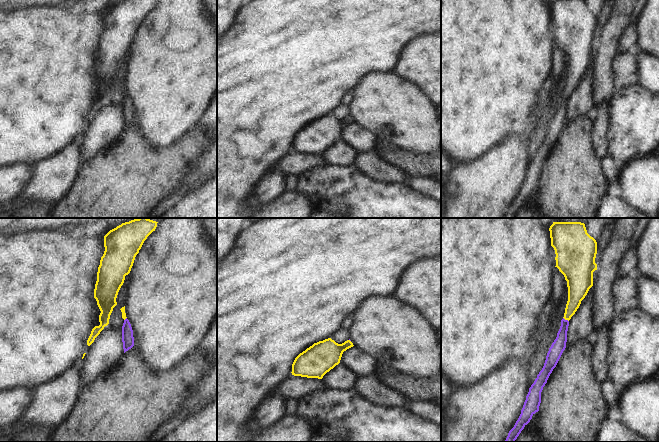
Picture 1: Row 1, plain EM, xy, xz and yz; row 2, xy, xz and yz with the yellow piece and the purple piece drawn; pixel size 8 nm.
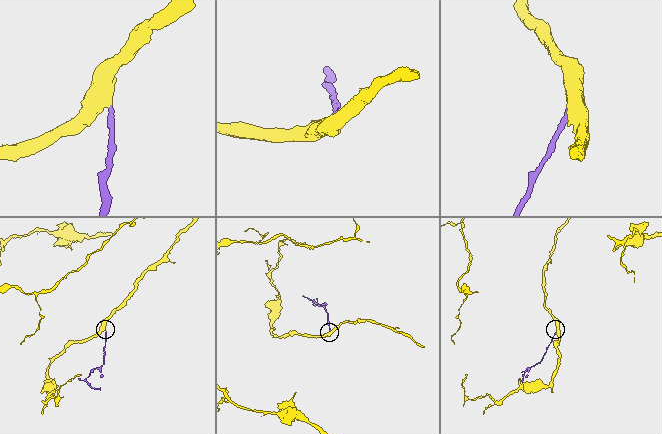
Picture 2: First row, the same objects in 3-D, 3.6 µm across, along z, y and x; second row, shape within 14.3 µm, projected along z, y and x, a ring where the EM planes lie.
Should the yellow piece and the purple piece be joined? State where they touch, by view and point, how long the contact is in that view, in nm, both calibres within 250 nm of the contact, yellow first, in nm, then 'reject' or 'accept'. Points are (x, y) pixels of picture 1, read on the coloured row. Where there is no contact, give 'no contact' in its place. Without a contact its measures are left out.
yz (566, 319) | 60 nm | 160/110 nm | accept

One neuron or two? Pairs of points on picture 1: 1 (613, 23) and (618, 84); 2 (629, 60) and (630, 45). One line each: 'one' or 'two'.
1: two
2: two

